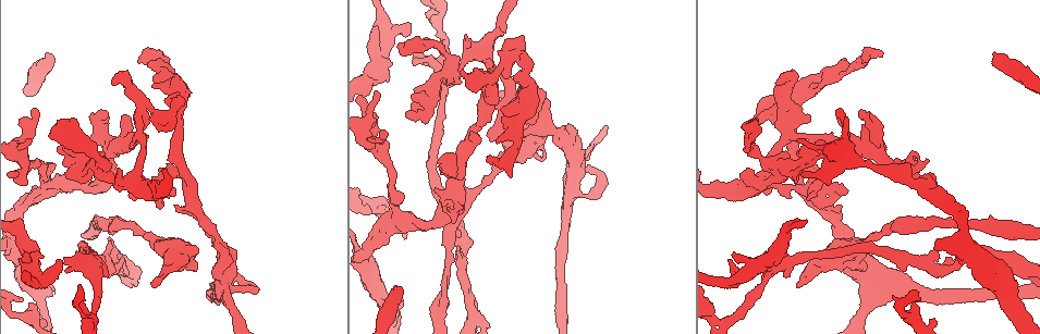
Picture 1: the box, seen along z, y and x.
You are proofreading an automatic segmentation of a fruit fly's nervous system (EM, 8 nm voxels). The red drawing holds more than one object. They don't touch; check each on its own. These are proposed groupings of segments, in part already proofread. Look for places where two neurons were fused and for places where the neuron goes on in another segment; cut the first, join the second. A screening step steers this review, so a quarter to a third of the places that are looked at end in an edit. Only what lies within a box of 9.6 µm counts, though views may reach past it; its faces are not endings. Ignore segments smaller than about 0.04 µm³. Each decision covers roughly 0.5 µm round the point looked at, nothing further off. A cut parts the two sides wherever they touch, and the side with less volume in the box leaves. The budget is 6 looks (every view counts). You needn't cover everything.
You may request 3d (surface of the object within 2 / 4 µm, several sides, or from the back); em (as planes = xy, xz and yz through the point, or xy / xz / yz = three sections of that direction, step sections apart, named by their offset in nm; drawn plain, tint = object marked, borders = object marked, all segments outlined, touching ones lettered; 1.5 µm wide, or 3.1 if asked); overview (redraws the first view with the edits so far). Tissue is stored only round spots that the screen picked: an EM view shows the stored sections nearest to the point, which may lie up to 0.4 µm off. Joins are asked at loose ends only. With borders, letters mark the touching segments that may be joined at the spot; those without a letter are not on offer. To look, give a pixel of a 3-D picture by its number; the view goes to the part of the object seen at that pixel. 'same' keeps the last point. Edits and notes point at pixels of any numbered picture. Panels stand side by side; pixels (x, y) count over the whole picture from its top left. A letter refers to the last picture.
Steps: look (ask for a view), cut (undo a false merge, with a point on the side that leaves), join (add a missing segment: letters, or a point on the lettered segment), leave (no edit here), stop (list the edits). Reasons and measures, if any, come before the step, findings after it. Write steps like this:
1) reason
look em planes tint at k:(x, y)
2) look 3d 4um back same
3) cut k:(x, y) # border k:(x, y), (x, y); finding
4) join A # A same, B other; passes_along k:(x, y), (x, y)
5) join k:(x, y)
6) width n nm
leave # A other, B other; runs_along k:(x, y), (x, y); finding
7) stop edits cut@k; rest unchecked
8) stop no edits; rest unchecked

look em yz step 8 tint at 1:(96, 266)

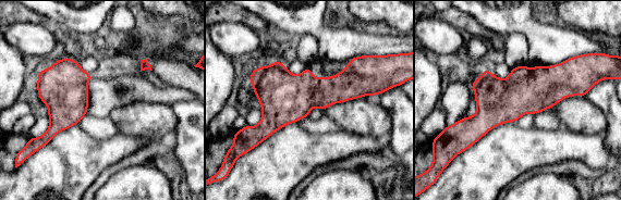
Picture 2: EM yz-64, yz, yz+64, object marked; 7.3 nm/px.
look em planes borders same

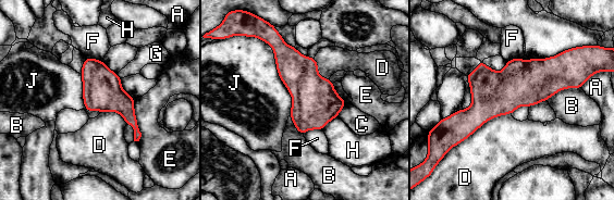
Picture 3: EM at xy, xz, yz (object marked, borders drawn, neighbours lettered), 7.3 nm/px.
longest_contact J 650 nm
leave # A other, B other, C other, D other, E other, F other, G other, H other, J other; all the same neuron

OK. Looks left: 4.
free end
look 3d 4um back at 1:(994, 53)

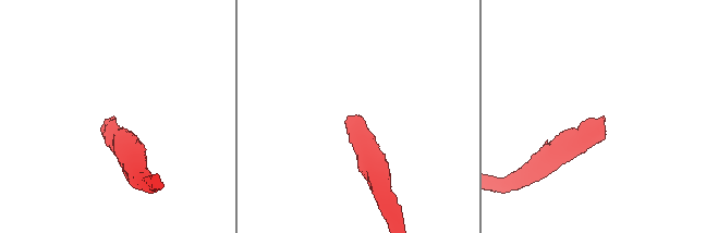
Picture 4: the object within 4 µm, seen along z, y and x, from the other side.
now the EM
look em xz step 8 borders at 4:(603, 117)

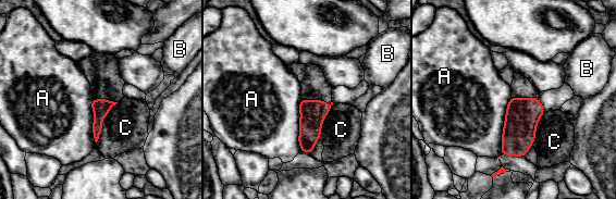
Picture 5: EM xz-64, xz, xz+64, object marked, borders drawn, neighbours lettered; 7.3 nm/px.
look em planes borders same

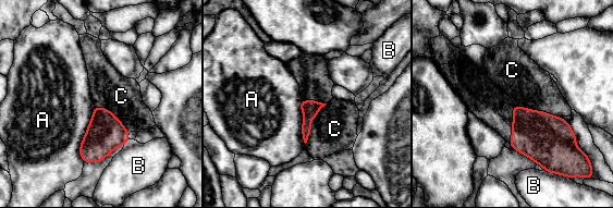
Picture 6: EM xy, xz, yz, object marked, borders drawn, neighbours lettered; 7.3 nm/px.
leave # A other, B other, C other; border 6:(95, 107), (80, 147), (83, 161); no lettered segment goes on from it

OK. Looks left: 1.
stop no edits; rest unchecked

